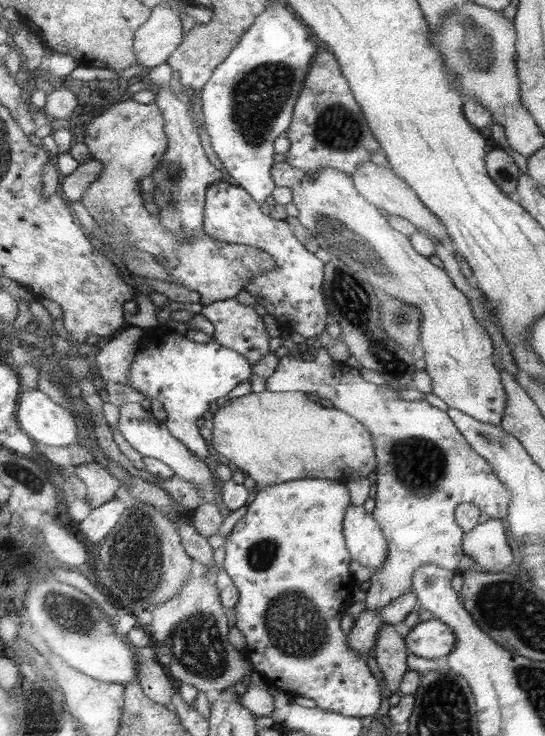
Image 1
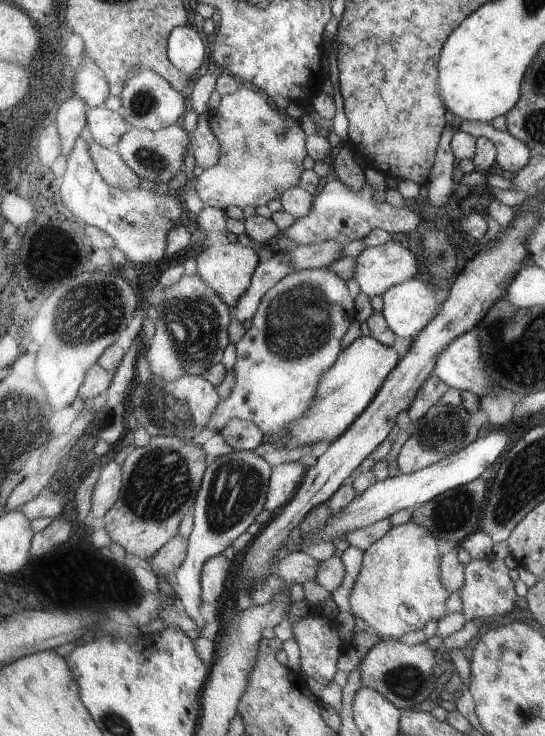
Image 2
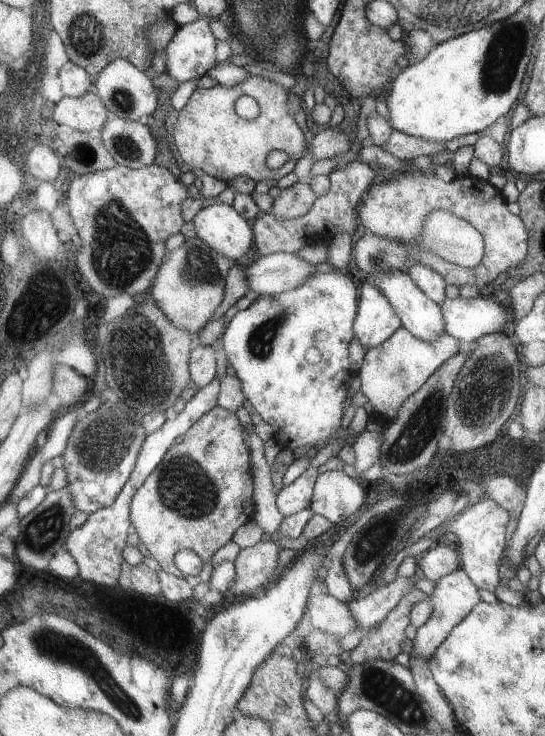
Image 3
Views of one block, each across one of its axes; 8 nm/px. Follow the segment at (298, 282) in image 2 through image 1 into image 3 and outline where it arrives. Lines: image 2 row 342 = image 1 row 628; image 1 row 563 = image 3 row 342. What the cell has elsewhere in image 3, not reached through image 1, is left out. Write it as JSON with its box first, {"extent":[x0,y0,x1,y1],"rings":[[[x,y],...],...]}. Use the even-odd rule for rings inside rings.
{"extent":[225,270,363,450],"rings":[[[335,270],[335,272],[313,272],[301,286],[297,286],[295,290],[289,290],[285,294],[275,294],[275,296],[259,296],[247,310],[237,312],[237,316],[233,318],[233,322],[229,324],[227,332],[225,332],[225,348],[227,348],[227,356],[229,356],[229,366],[235,368],[237,378],[243,384],[243,392],[247,396],[247,400],[253,404],[253,408],[257,410],[257,414],[275,430],[275,440],[279,442],[279,446],[283,450],[295,450],[299,446],[321,446],[323,440],[327,442],[335,442],[337,438],[343,436],[351,436],[349,430],[341,430],[343,426],[343,416],[345,416],[345,400],[349,396],[349,380],[355,378],[355,374],[351,374],[351,358],[349,358],[349,346],[355,340],[355,324],[357,324],[357,316],[359,316],[359,308],[361,308],[361,300],[363,300],[363,290],[359,296],[359,286],[353,282],[353,278],[343,272],[343,270]]]}

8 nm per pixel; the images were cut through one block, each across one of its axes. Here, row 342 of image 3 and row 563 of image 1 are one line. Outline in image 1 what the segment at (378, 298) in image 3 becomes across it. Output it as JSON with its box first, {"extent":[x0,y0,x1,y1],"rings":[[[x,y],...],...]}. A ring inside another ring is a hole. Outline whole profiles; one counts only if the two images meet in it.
{"extent":[345,504,389,574],"rings":[[[371,504],[349,506],[345,516],[345,538],[353,560],[367,566],[371,574],[377,572],[385,560],[389,560],[389,542],[385,538],[385,530],[381,530],[377,518],[373,516]]]}

